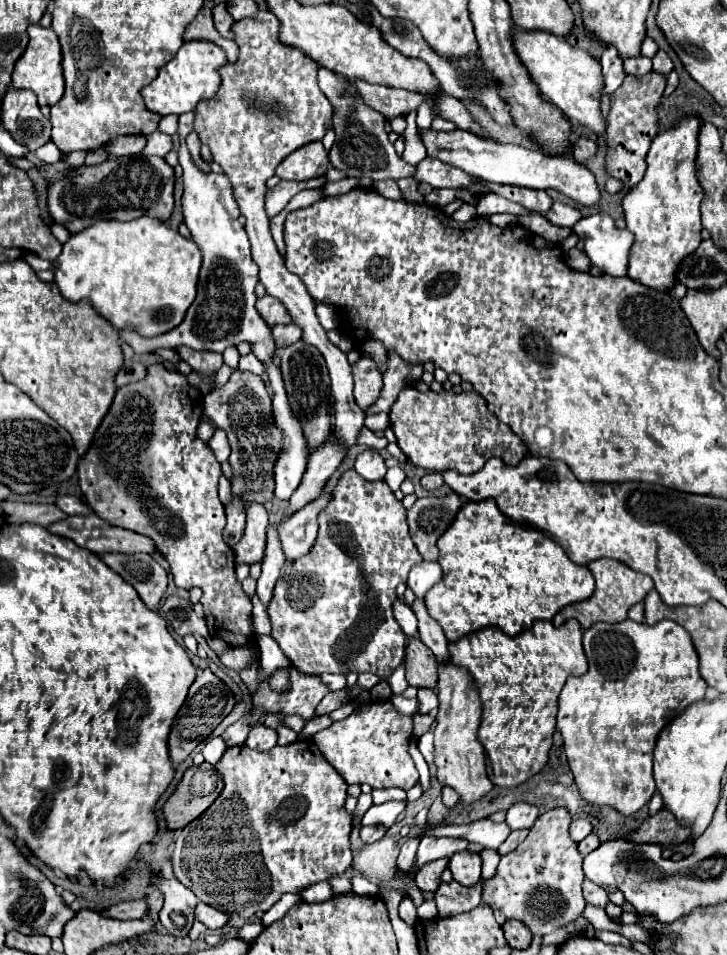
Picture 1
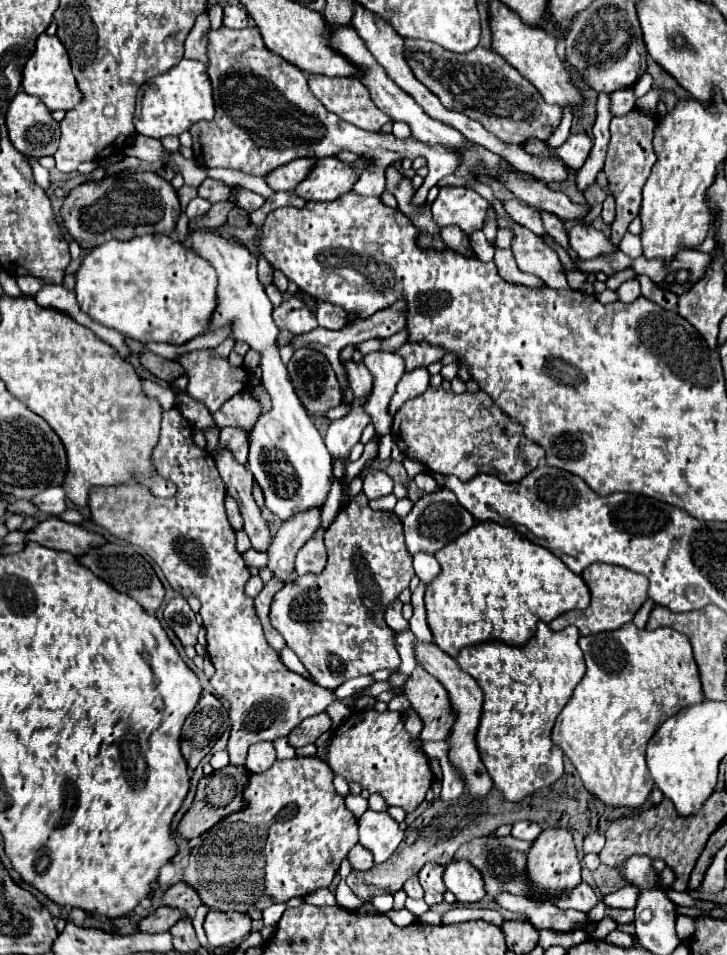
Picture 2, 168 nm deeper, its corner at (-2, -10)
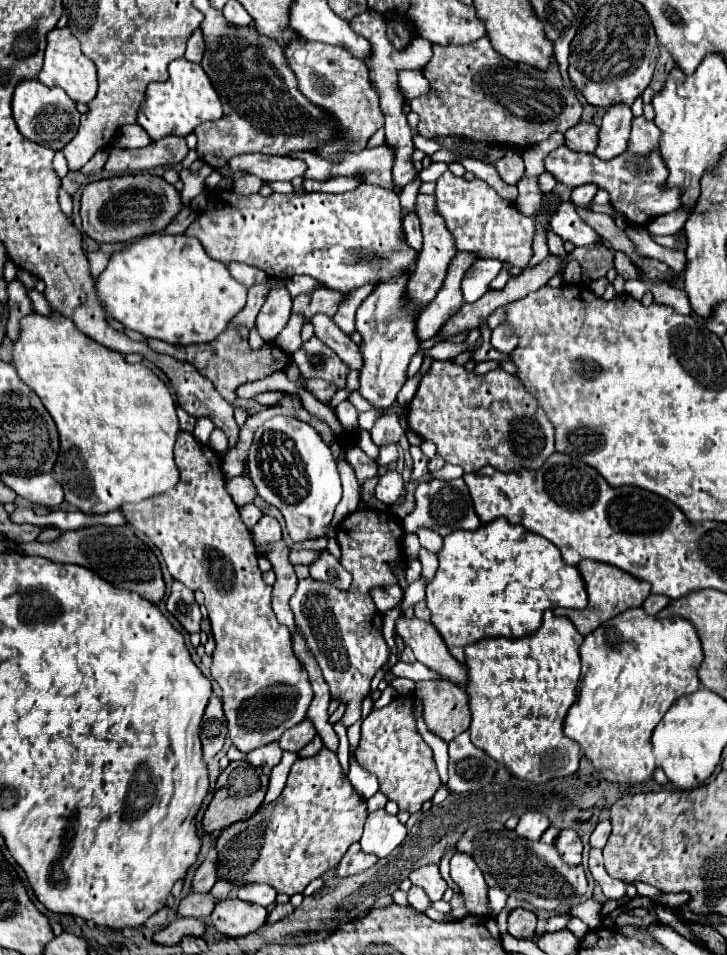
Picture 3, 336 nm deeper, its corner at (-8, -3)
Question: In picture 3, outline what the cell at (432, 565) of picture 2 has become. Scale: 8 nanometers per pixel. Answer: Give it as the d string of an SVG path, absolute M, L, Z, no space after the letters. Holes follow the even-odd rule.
M424 529L424 531L418 531L416 535L420 537L420 545L422 545L426 551L430 551L430 553L438 553L438 551L442 549L442 537L436 535L434 531Z

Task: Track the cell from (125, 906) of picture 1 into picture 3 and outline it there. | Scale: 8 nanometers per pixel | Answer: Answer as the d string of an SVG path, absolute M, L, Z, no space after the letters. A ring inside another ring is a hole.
M190 893L188 897L184 897L180 901L176 917L194 917L194 919L206 919L208 921L214 905L216 905L216 899L210 893L206 893L206 895Z

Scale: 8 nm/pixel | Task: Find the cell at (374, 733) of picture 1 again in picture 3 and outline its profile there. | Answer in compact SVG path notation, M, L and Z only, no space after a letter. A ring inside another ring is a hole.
M400 695L382 709L372 709L362 721L362 737L356 749L356 761L360 767L380 781L380 791L398 803L400 811L416 813L426 801L430 801L440 787L440 777L432 759L432 749L424 743L412 719L412 695Z

